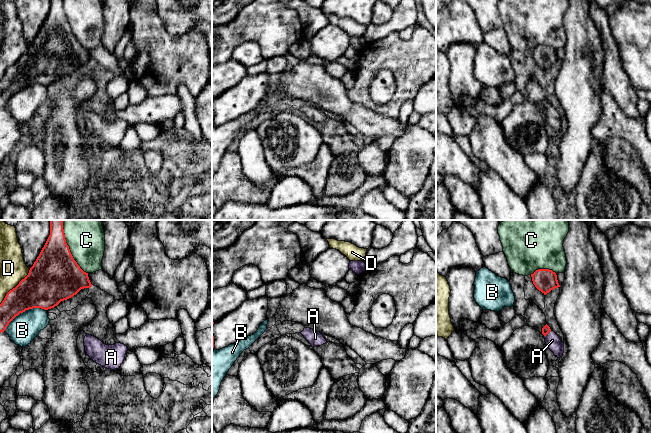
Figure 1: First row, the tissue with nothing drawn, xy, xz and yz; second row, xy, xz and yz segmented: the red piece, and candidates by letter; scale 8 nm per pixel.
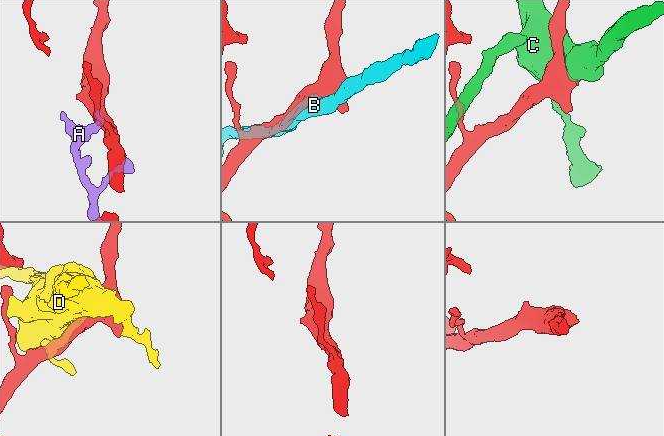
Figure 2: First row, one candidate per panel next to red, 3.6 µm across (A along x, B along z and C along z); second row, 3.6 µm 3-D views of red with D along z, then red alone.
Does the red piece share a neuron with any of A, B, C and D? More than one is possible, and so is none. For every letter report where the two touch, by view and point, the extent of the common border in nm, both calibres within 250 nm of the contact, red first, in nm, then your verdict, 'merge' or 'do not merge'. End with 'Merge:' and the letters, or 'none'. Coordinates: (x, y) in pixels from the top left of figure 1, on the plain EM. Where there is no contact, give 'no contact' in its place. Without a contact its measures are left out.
A: yz (547, 109) | 80 nm | 70/120 nm | merge
B: xy (23, 87) | 380 nm | 320/240 nm | do not merge
C: xy (69, 25) | 440 nm | 400/300 nm | do not merge
D: xy (15, 63) | 380 nm | 360/220 nm | do not merge
Merge: A

